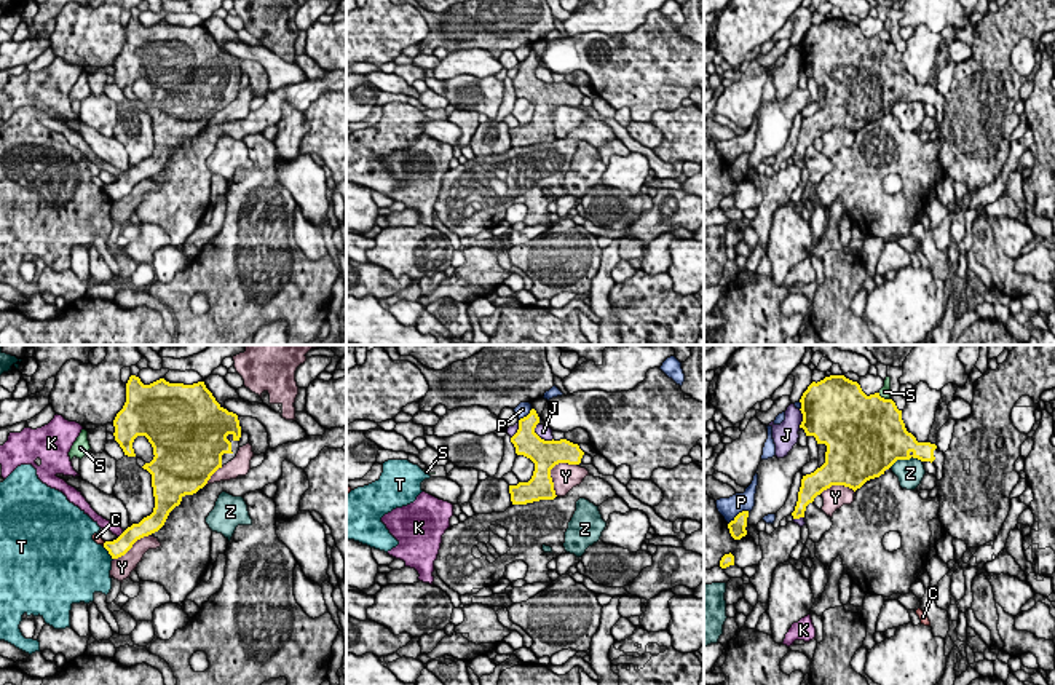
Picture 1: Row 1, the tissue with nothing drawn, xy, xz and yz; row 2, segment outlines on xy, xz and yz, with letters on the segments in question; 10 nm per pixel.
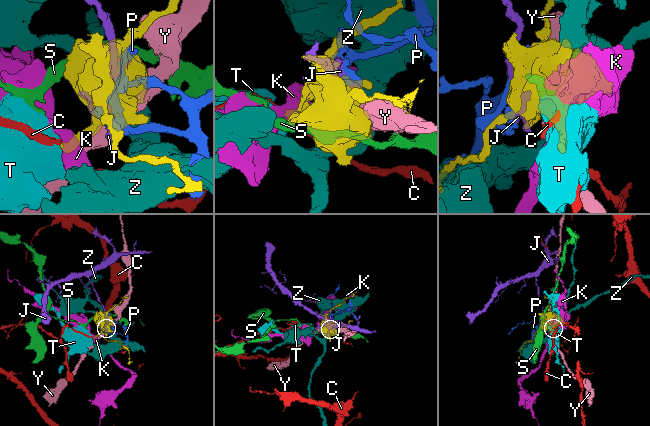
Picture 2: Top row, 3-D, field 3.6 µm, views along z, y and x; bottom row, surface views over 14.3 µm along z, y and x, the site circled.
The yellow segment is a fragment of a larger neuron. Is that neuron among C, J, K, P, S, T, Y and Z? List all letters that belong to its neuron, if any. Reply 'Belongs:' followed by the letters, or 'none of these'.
Belongs: none of these

